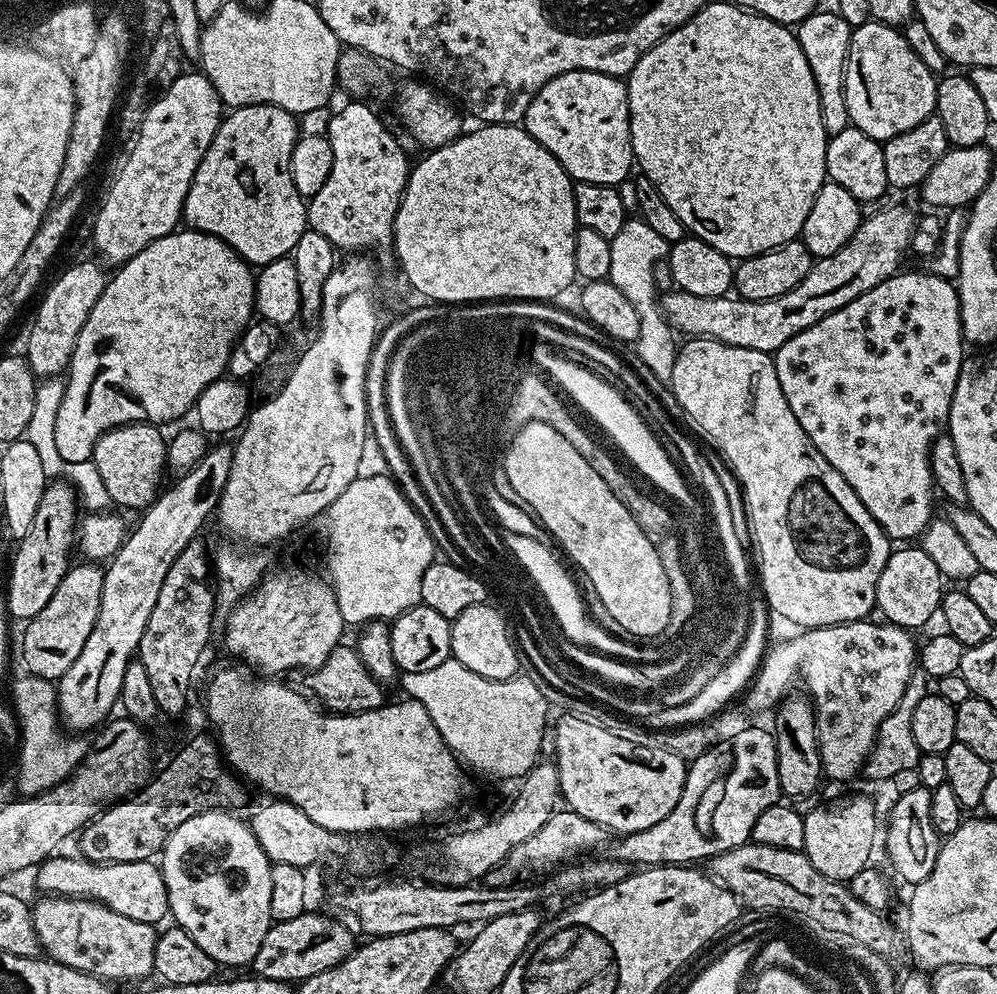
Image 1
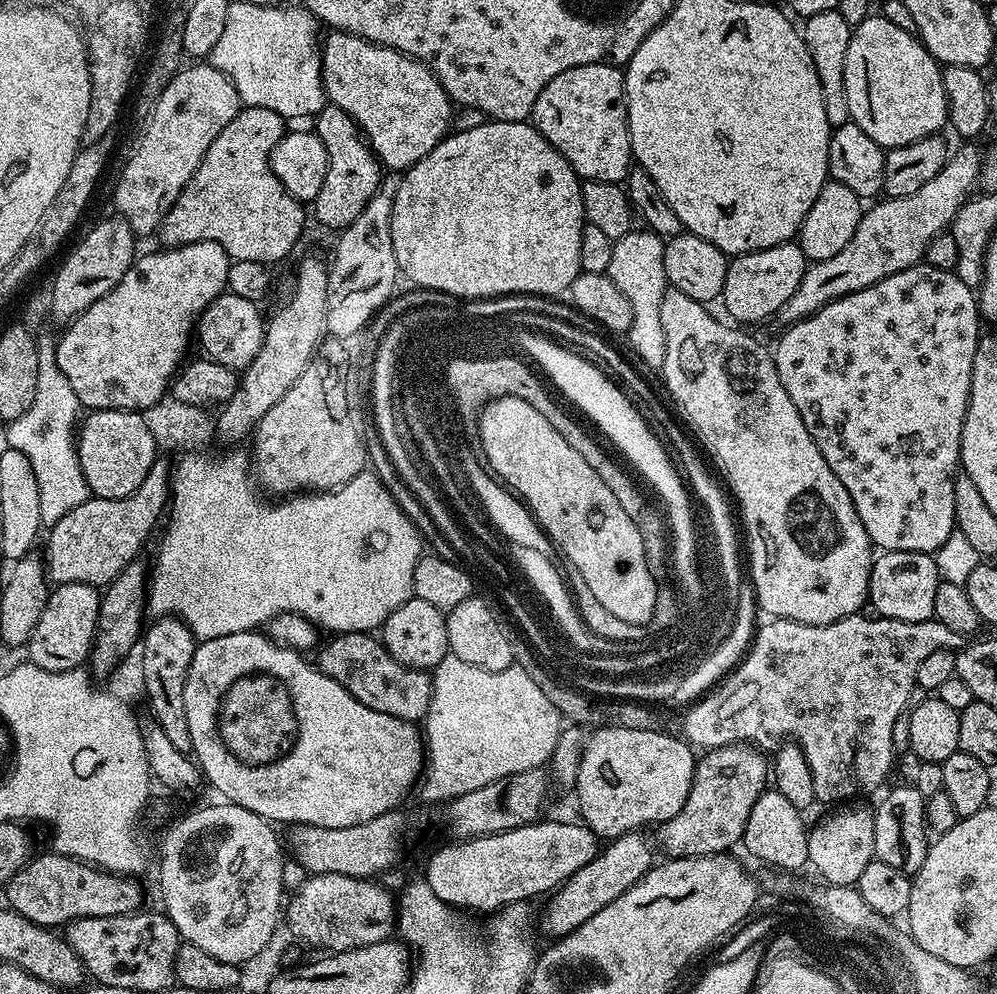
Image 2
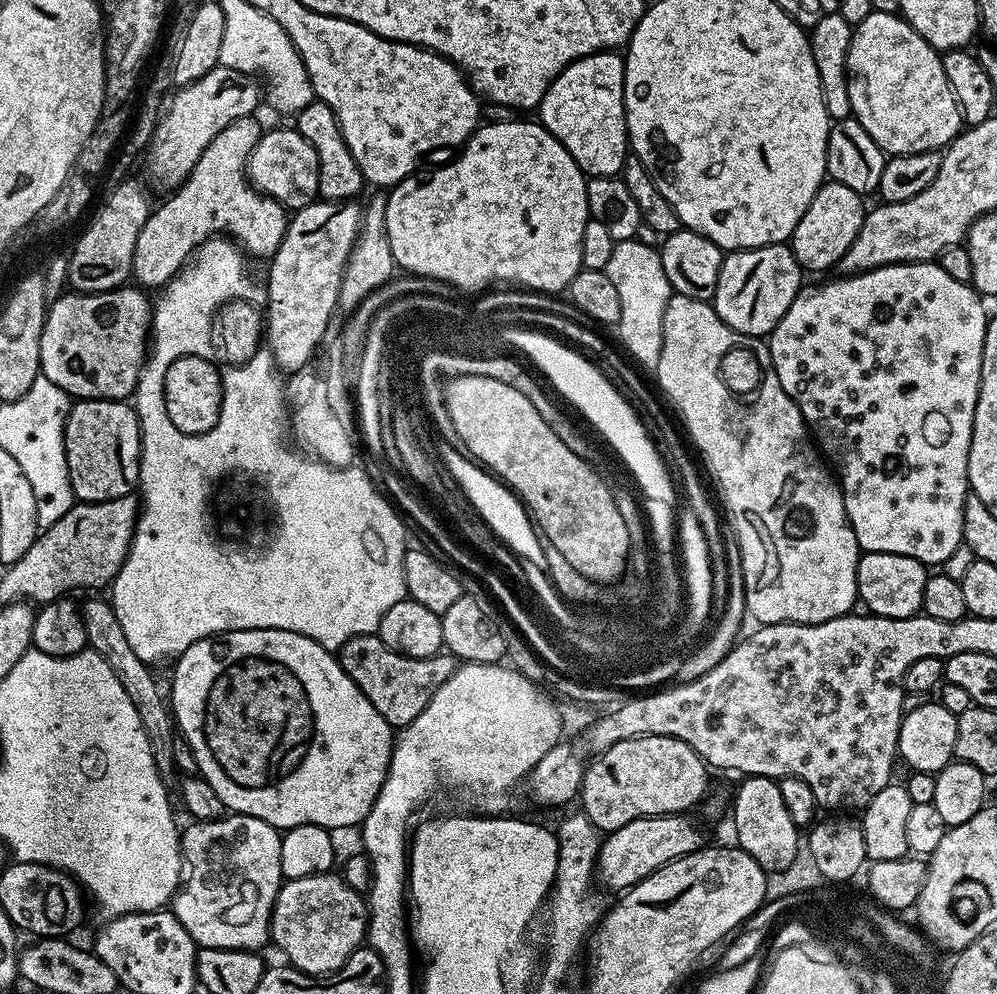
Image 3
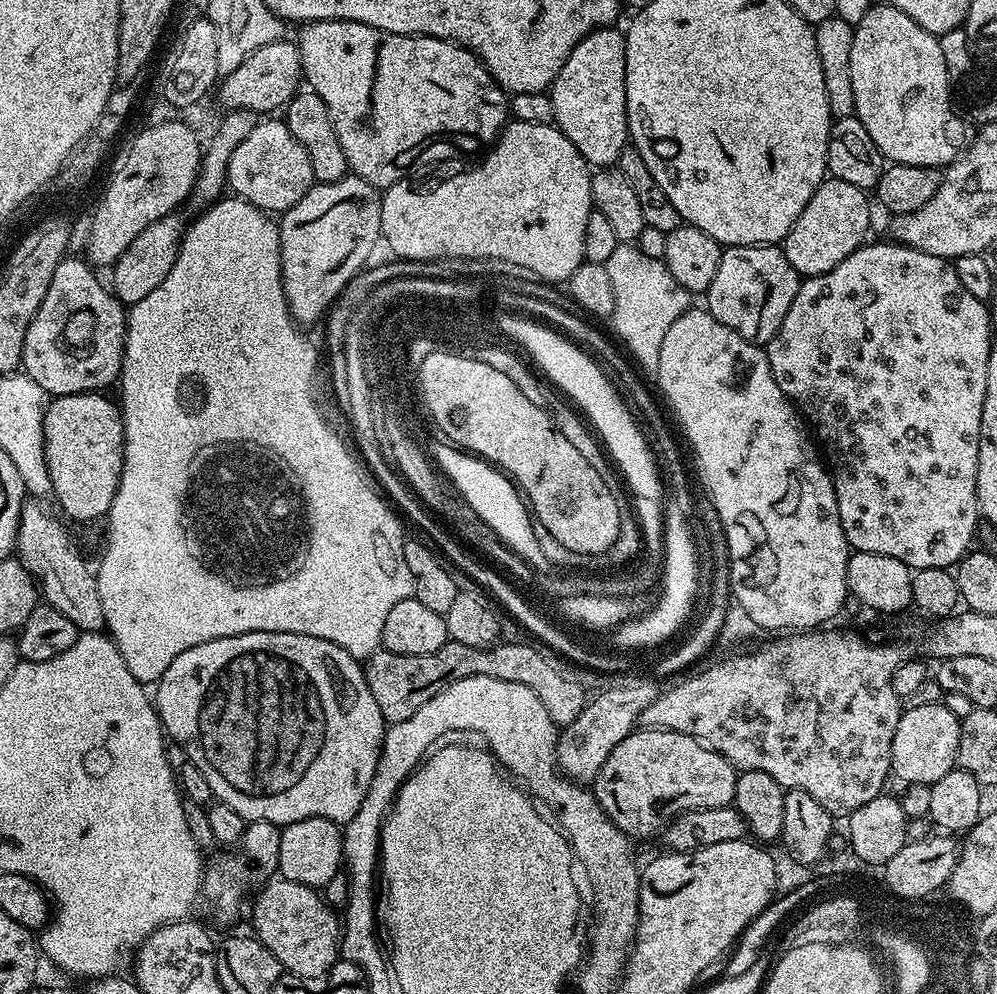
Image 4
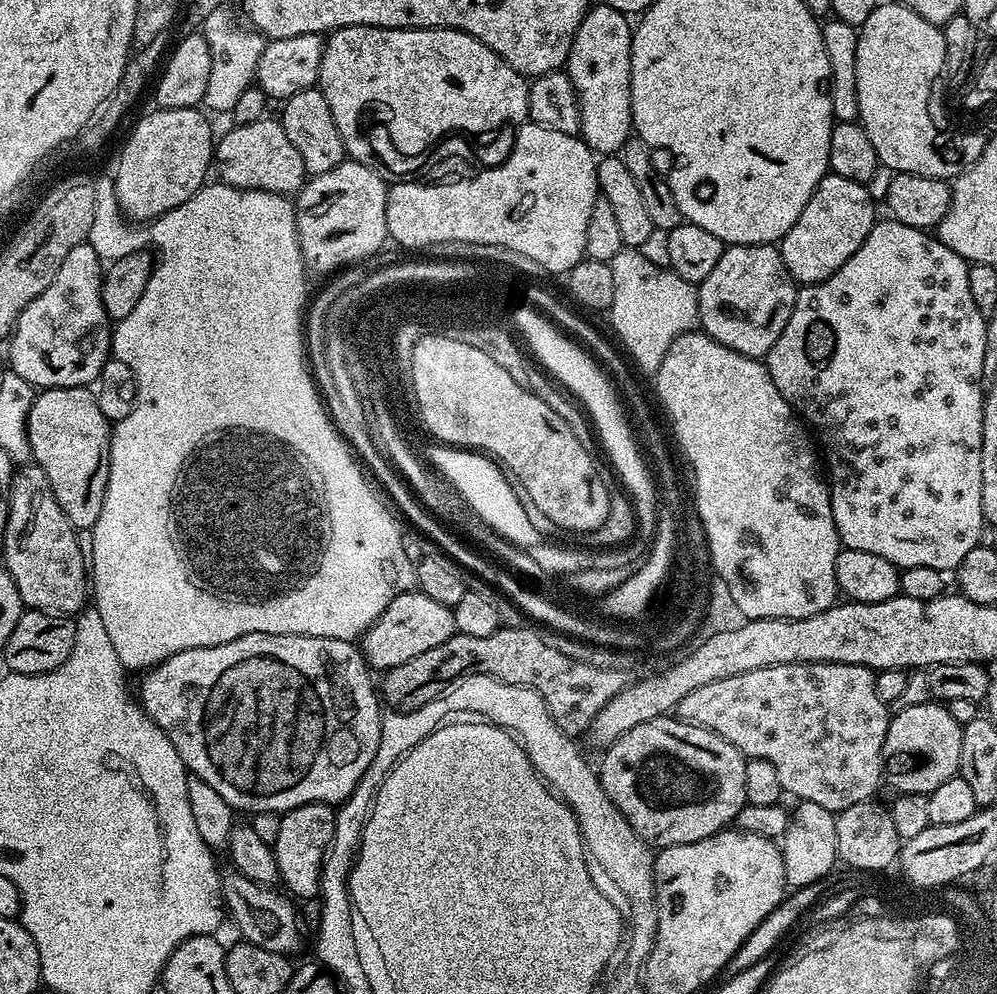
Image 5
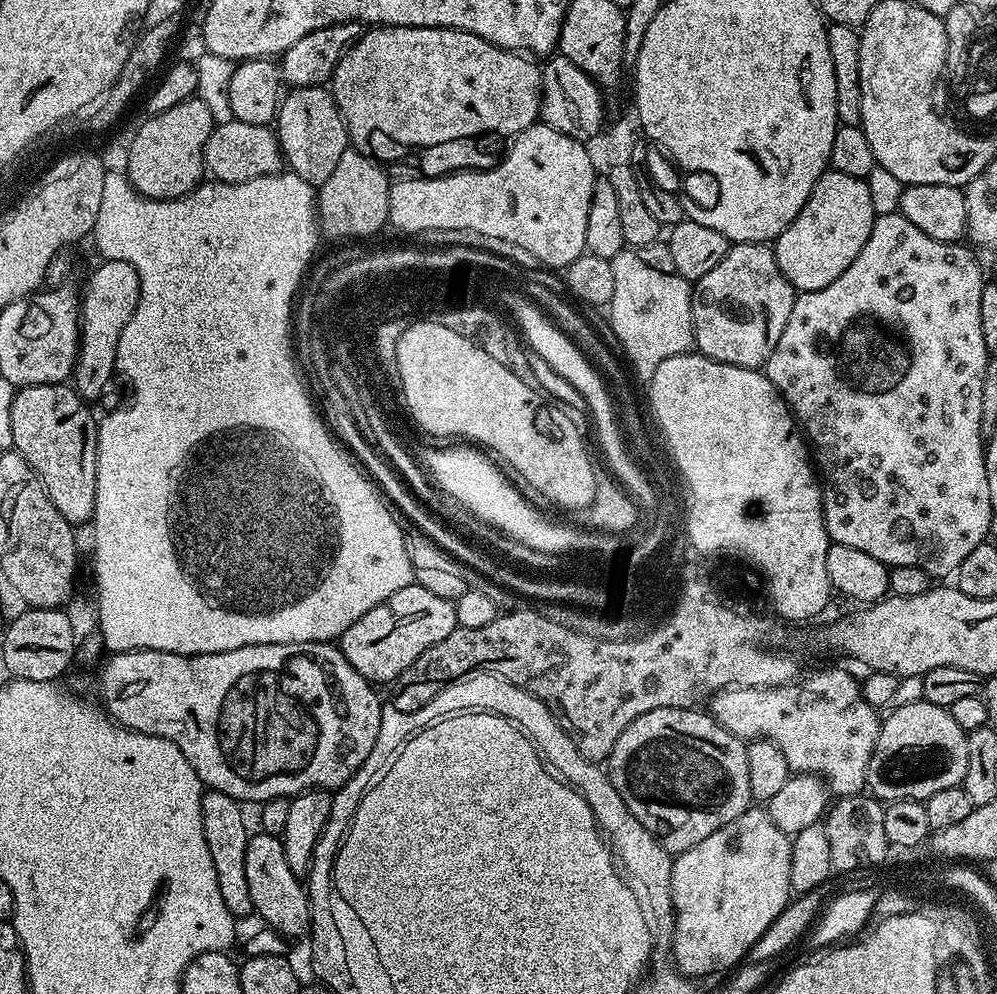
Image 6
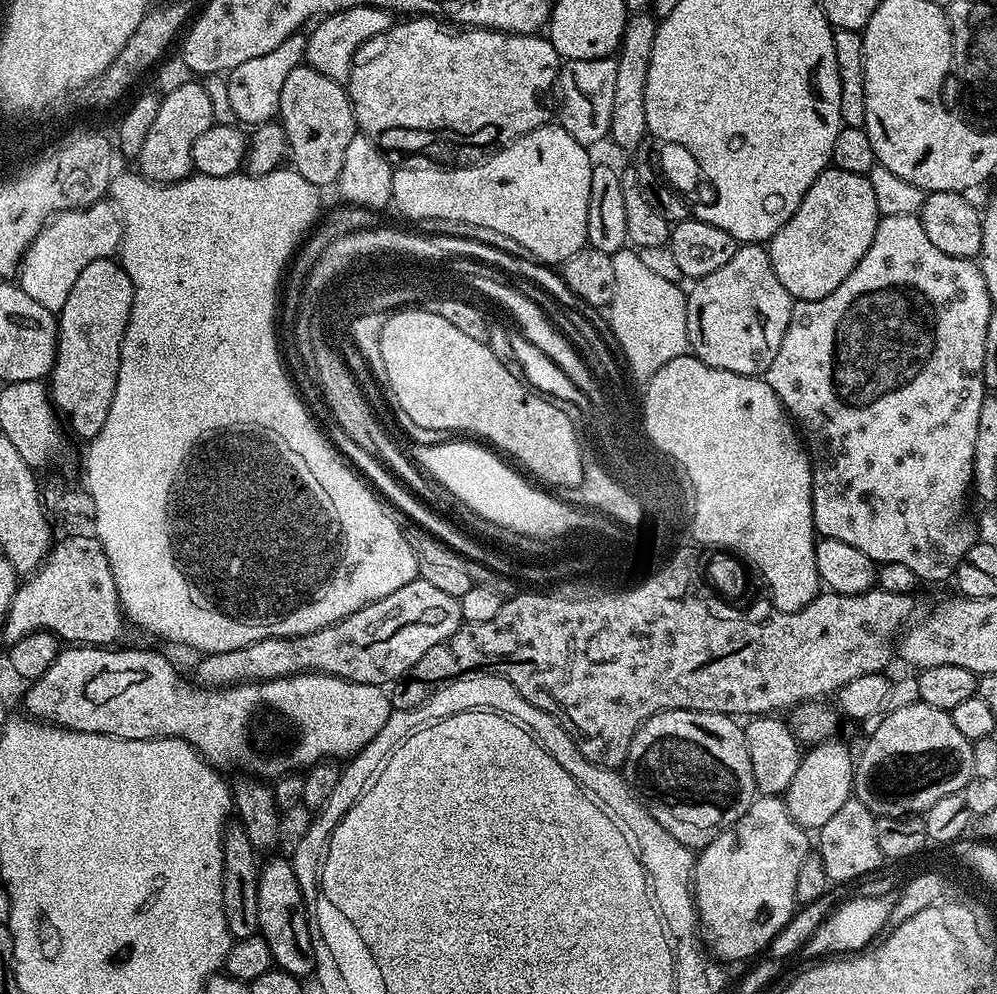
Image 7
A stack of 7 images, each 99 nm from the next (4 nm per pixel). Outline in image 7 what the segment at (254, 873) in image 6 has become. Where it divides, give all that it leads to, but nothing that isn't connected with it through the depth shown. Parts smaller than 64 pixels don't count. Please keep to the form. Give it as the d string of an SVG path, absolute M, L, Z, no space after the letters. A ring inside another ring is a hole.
M276 856L263 861L258 878L259 935L269 944L272 963L297 978L311 977L316 970L316 944L312 940L310 909L298 886L291 859Z

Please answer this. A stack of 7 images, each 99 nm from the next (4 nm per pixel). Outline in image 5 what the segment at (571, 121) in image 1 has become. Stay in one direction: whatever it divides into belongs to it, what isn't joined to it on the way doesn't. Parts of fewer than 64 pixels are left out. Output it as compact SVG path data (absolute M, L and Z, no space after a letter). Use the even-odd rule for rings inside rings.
M603 2L589 7L587 14L582 18L582 22L578 26L578 30L572 39L572 49L568 55L568 63L566 65L566 73L573 84L573 89L576 92L577 102L580 108L580 127L579 135L582 137L585 144L592 149L596 154L616 154L623 148L624 143L628 140L629 136L633 135L634 129L632 126L632 30L633 25L628 24L629 17L623 12L614 10L610 6L606 6Z

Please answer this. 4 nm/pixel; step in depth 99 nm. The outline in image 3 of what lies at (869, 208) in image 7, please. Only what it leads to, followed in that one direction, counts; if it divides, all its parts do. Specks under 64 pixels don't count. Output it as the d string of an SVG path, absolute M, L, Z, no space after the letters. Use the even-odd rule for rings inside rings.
M826 182L814 194L814 202L806 206L806 214L802 214L802 222L794 226L794 234L790 247L794 258L801 269L808 272L824 272L827 268L835 269L839 265L842 254L850 250L854 238L858 238L858 230L862 230L862 222L866 215L865 197L861 193L850 190L850 186L842 186L835 182Z

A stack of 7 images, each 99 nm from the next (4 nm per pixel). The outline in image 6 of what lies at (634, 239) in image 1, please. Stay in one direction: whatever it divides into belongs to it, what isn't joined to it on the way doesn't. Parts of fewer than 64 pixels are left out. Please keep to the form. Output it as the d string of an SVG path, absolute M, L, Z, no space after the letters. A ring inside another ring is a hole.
M635 250L614 254L614 298L606 305L612 332L620 343L626 359L632 363L635 375L649 376L666 362L666 358L693 351L694 322L692 321L693 285L675 272L662 274L638 258Z

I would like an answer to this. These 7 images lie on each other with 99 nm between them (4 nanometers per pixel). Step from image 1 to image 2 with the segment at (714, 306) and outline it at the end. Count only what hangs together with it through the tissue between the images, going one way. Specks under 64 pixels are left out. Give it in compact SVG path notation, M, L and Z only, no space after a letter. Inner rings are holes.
M972 142L965 144L968 144L965 148L960 148L957 152L955 149L951 153L948 163L942 166L942 170L938 174L934 174L934 178L930 178L930 182L926 182L926 186L922 186L916 193L905 196L889 196L876 202L881 202L881 204L874 205L869 212L867 209L861 215L858 230L854 230L854 238L850 238L850 242L846 242L846 246L842 246L842 250L838 250L838 254L825 260L811 261L805 267L804 277L798 290L794 290L794 294L790 294L790 298L786 298L786 306L780 308L778 320L781 320L781 325L797 324L799 320L814 315L818 310L822 310L822 306L826 306L846 294L866 290L866 286L874 286L878 282L882 282L882 278L890 278L890 274L898 274L902 270L913 268L914 265L921 263L925 259L925 252L932 239L951 225L961 204L969 199L970 193L973 191L971 188L975 189L980 179L981 149L976 149L972 145L975 143Z

